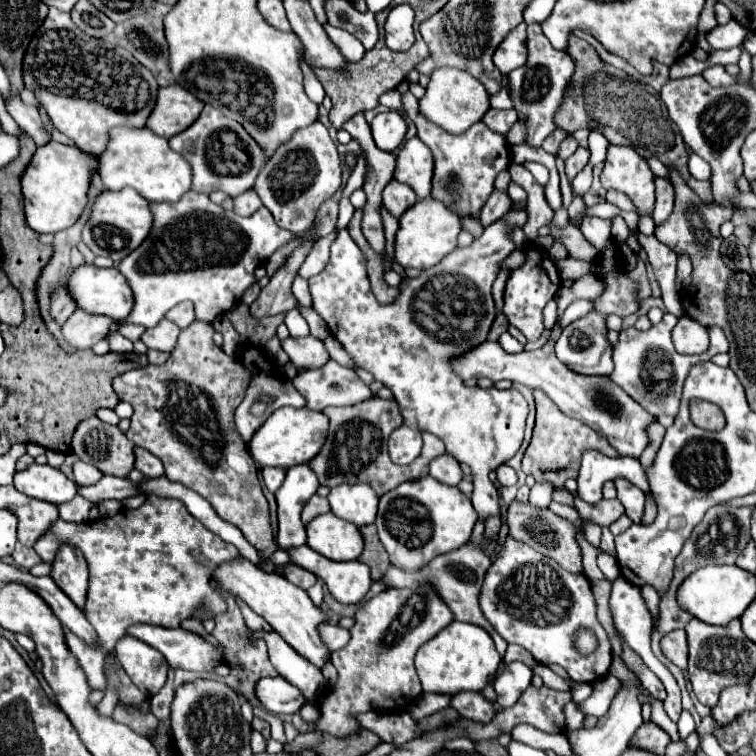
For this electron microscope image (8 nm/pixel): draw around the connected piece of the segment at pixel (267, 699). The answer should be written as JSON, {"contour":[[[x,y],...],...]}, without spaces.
{"contour":[[[281,675],[261,679],[257,683],[257,697],[263,703],[263,707],[275,715],[293,715],[307,703],[299,689]]]}

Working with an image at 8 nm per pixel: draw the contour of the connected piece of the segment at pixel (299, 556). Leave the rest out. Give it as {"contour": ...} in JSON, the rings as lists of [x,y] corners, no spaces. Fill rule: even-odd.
{"contour":[[[307,545],[299,549],[291,549],[289,555],[293,563],[321,577],[325,585],[329,587],[331,595],[341,603],[359,603],[371,587],[369,567],[361,561],[337,563],[337,561],[323,557],[321,553],[313,551]]]}

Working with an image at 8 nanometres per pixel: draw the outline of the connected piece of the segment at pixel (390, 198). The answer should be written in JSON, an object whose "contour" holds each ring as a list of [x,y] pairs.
{"contour":[[[391,179],[383,191],[383,205],[389,209],[393,217],[401,217],[415,201],[417,201],[415,191],[409,185],[395,179]]]}

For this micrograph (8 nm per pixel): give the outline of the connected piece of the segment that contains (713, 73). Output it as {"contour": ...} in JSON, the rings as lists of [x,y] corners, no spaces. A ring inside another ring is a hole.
{"contour":[[[713,65],[713,67],[705,69],[703,71],[703,77],[713,87],[727,87],[727,85],[733,85],[735,83],[735,79],[725,71],[723,65]]]}

